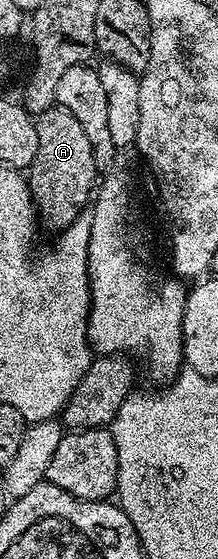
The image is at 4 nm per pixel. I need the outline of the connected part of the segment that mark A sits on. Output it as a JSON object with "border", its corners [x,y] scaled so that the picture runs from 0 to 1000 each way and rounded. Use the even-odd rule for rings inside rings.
{"border":[[[261,190],[170,202],[165,247],[165,283],[128,302],[138,352],[156,358],[165,386],[188,399],[197,394],[229,408],[294,411],[353,386],[381,385],[390,372],[376,370],[417,363],[440,343],[459,302],[431,288],[422,254],[404,254],[385,225],[367,225],[312,197]]]}

